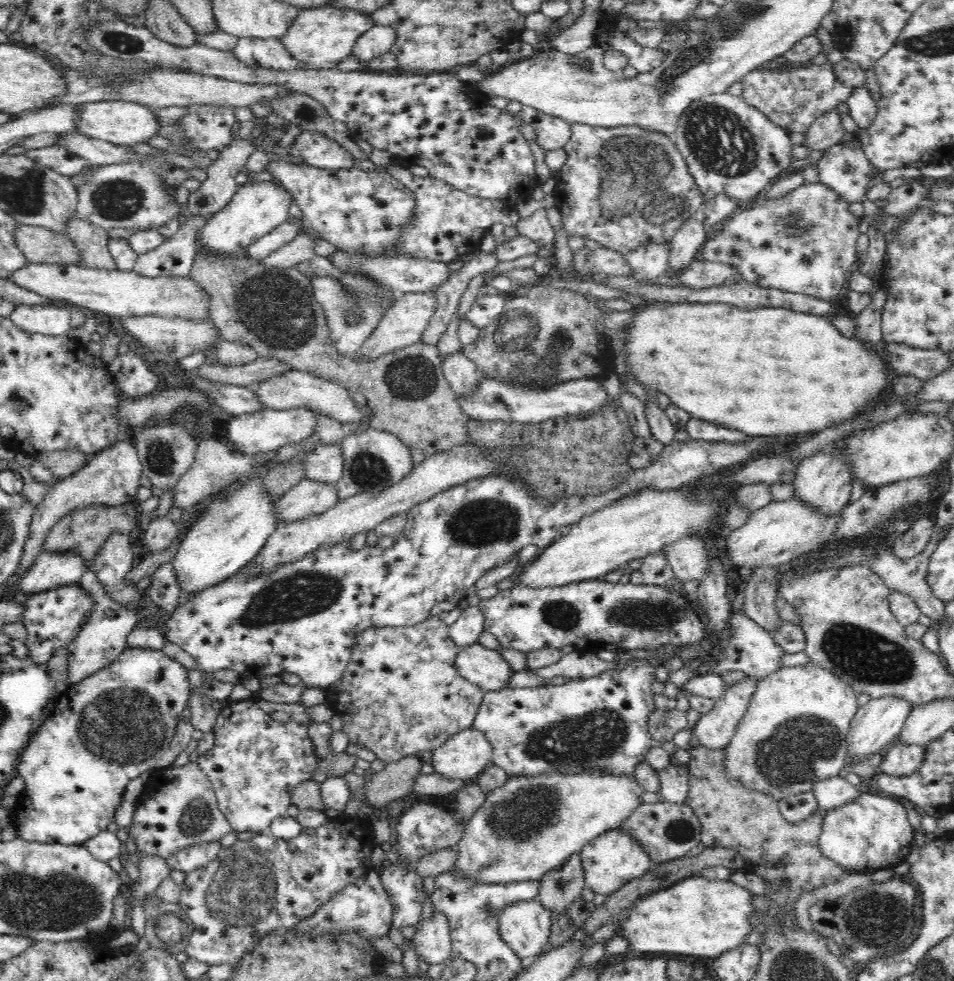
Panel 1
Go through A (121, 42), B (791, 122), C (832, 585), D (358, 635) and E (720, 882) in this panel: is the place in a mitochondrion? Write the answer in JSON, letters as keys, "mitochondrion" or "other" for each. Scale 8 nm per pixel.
{"A":"mitochondrion","B":"other","C":"other","D":"other","E":"other"}

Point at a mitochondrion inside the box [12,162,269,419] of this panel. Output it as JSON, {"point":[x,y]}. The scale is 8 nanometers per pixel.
{"point":[119,200]}

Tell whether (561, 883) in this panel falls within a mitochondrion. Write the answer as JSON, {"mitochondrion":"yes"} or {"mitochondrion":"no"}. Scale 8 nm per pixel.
{"mitochondrion":"yes"}

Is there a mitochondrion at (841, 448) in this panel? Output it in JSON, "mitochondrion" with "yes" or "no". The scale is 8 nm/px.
{"mitochondrion":"no"}

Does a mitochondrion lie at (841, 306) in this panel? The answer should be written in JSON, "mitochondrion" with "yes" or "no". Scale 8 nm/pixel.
{"mitochondrion":"no"}

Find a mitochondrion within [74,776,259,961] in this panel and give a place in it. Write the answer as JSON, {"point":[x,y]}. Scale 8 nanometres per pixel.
{"point":[192,828]}

